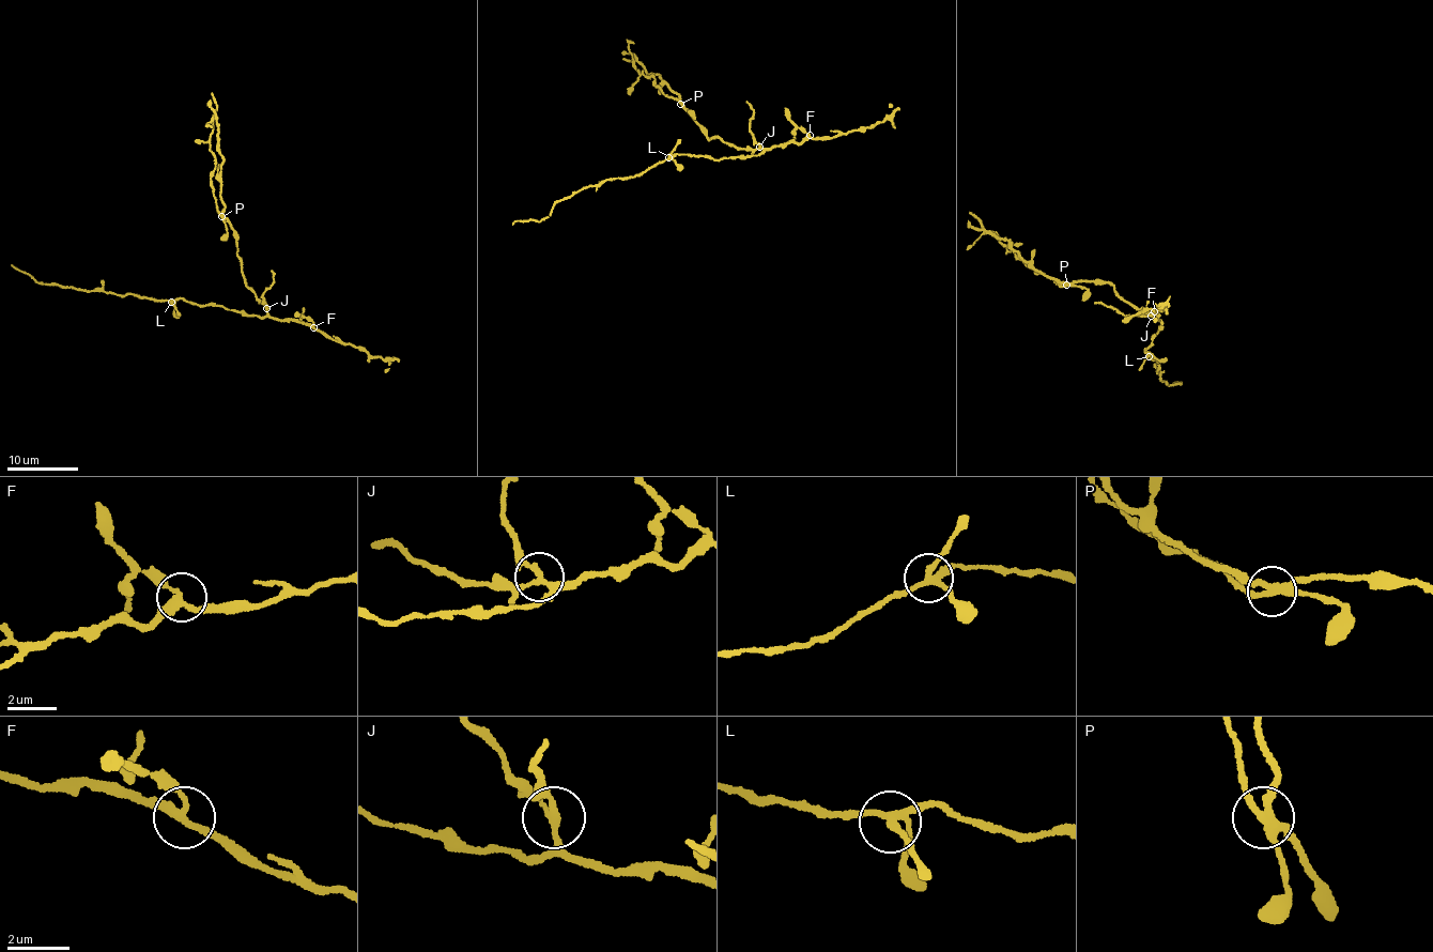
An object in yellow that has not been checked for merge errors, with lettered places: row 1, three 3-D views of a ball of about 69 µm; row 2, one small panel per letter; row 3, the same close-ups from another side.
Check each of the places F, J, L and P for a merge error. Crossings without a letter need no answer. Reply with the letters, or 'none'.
J, P

